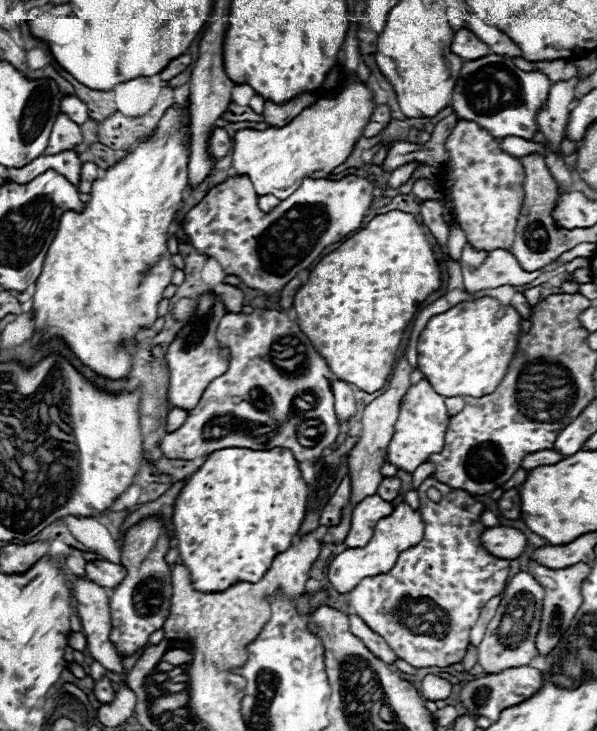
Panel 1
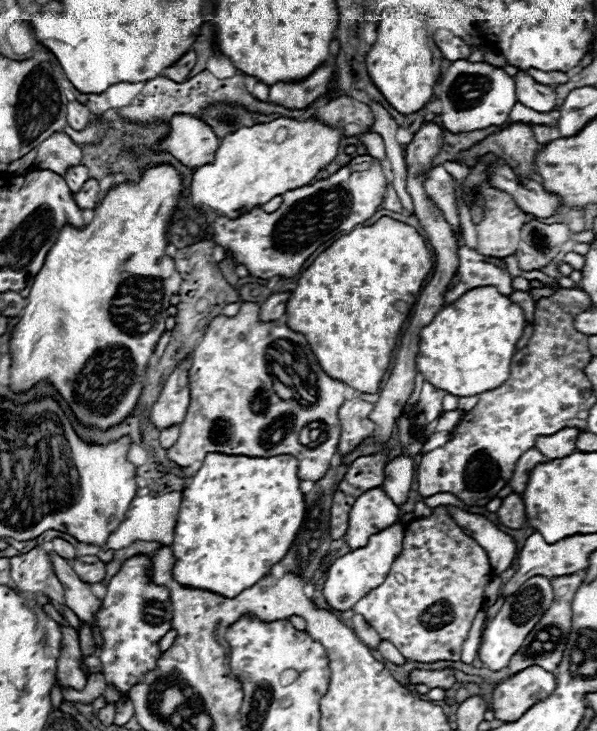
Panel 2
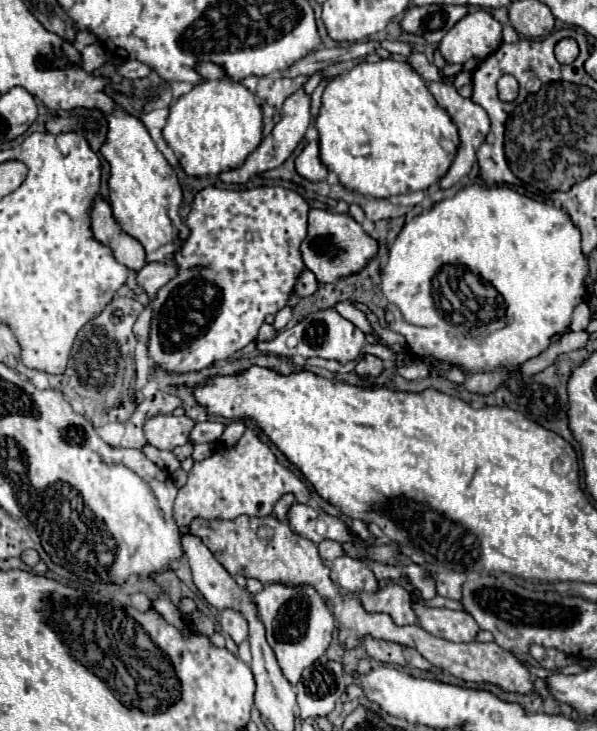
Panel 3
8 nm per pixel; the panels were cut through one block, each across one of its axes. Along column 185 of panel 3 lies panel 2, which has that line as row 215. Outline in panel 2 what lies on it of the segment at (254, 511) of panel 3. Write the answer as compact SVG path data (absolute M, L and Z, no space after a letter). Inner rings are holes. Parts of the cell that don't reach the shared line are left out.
M478 160L478 164L472 168L470 176L466 178L466 190L470 192L472 188L480 188L482 196L484 196L484 220L480 224L476 224L476 234L478 234L478 252L482 252L484 256L494 256L494 258L504 258L510 254L516 254L518 250L518 242L520 242L520 230L526 222L530 222L532 216L528 216L526 212L522 212L516 202L512 200L510 194L492 188L486 182L486 172L484 172L484 160Z

